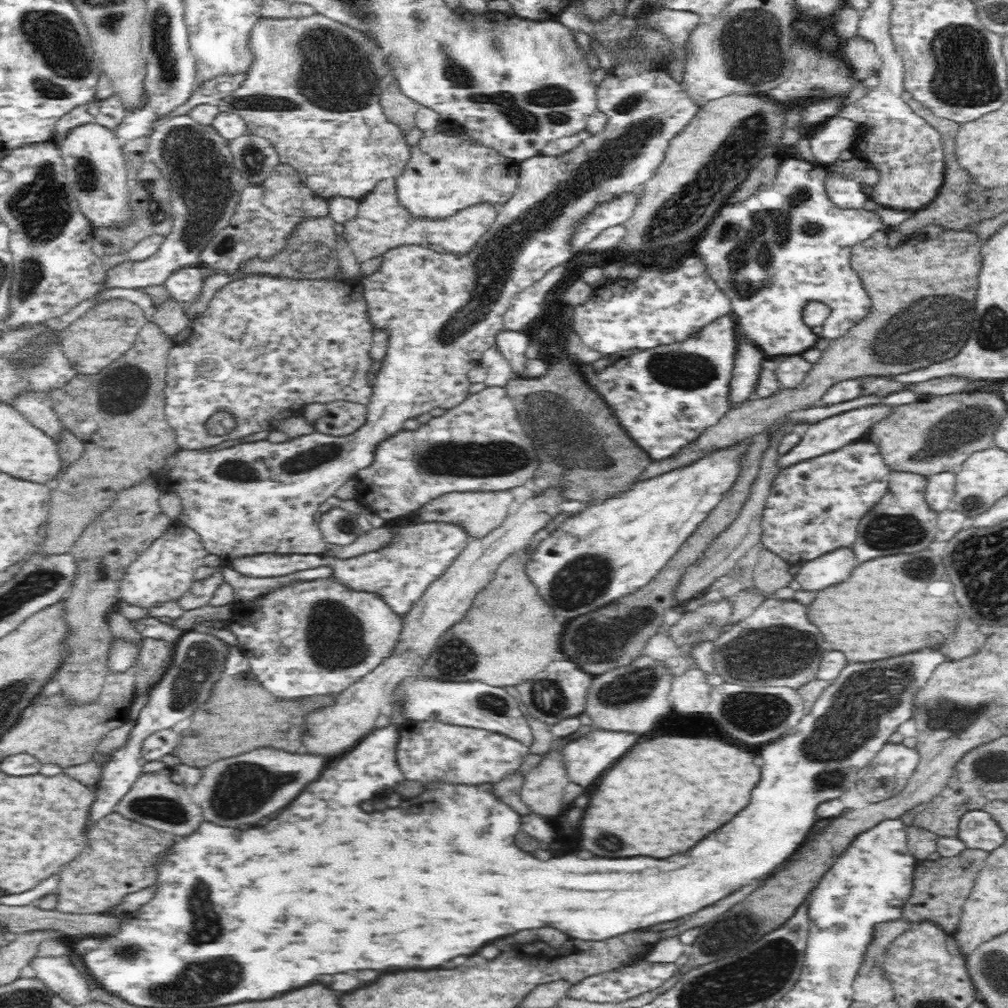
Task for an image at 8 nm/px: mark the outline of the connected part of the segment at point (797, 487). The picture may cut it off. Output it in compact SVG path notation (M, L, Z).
M867 439L846 443L834 452L782 470L772 480L773 484L763 506L759 546L773 552L789 566L810 562L834 550L851 548L858 536L862 517L880 503L887 493L891 472L878 445Z

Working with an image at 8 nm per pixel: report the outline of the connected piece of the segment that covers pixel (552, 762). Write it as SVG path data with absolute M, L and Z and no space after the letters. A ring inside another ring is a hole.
M562 750L547 754L543 762L531 768L523 778L519 790L519 802L529 808L529 812L552 820L558 816L564 787L568 784L562 763Z

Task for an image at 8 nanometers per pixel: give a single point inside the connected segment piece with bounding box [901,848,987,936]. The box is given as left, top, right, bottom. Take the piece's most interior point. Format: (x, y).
(940, 886)

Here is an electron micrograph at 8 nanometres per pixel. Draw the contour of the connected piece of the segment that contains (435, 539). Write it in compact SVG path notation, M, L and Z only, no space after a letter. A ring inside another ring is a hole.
M390 519L391 537L387 545L378 550L352 558L336 558L326 554L262 554L236 558L227 565L246 578L272 578L286 576L293 572L312 570L312 568L329 568L331 580L341 584L351 592L370 592L380 597L396 614L409 613L421 599L425 590L443 575L454 559L467 547L473 538L458 523L442 521L402 521Z

